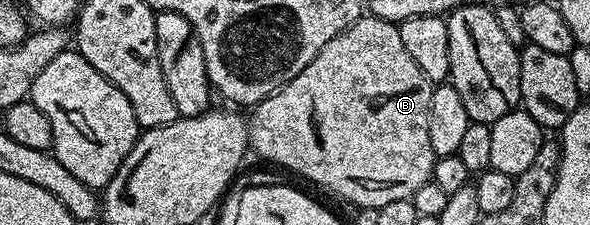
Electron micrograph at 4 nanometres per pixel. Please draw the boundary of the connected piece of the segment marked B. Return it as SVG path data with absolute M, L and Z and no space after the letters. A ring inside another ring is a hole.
M363 16L359 22L353 22L344 32L340 32L320 52L313 60L307 64L291 82L284 84L275 94L269 94L263 102L257 103L249 111L248 129L250 131L249 149L254 150L262 158L267 158L275 167L283 166L286 170L291 170L294 174L299 174L302 178L307 178L310 182L315 182L318 186L323 186L326 190L331 190L334 194L339 194L342 198L347 198L350 202L355 202L355 207L379 207L384 204L392 204L392 200L413 199L414 193L424 184L434 177L434 163L436 161L432 152L432 144L428 137L428 108L432 104L432 92L434 86L420 72L416 65L416 60L412 60L412 55L408 53L408 48L404 48L404 40L400 40L400 32L397 25L383 18L373 16Z

